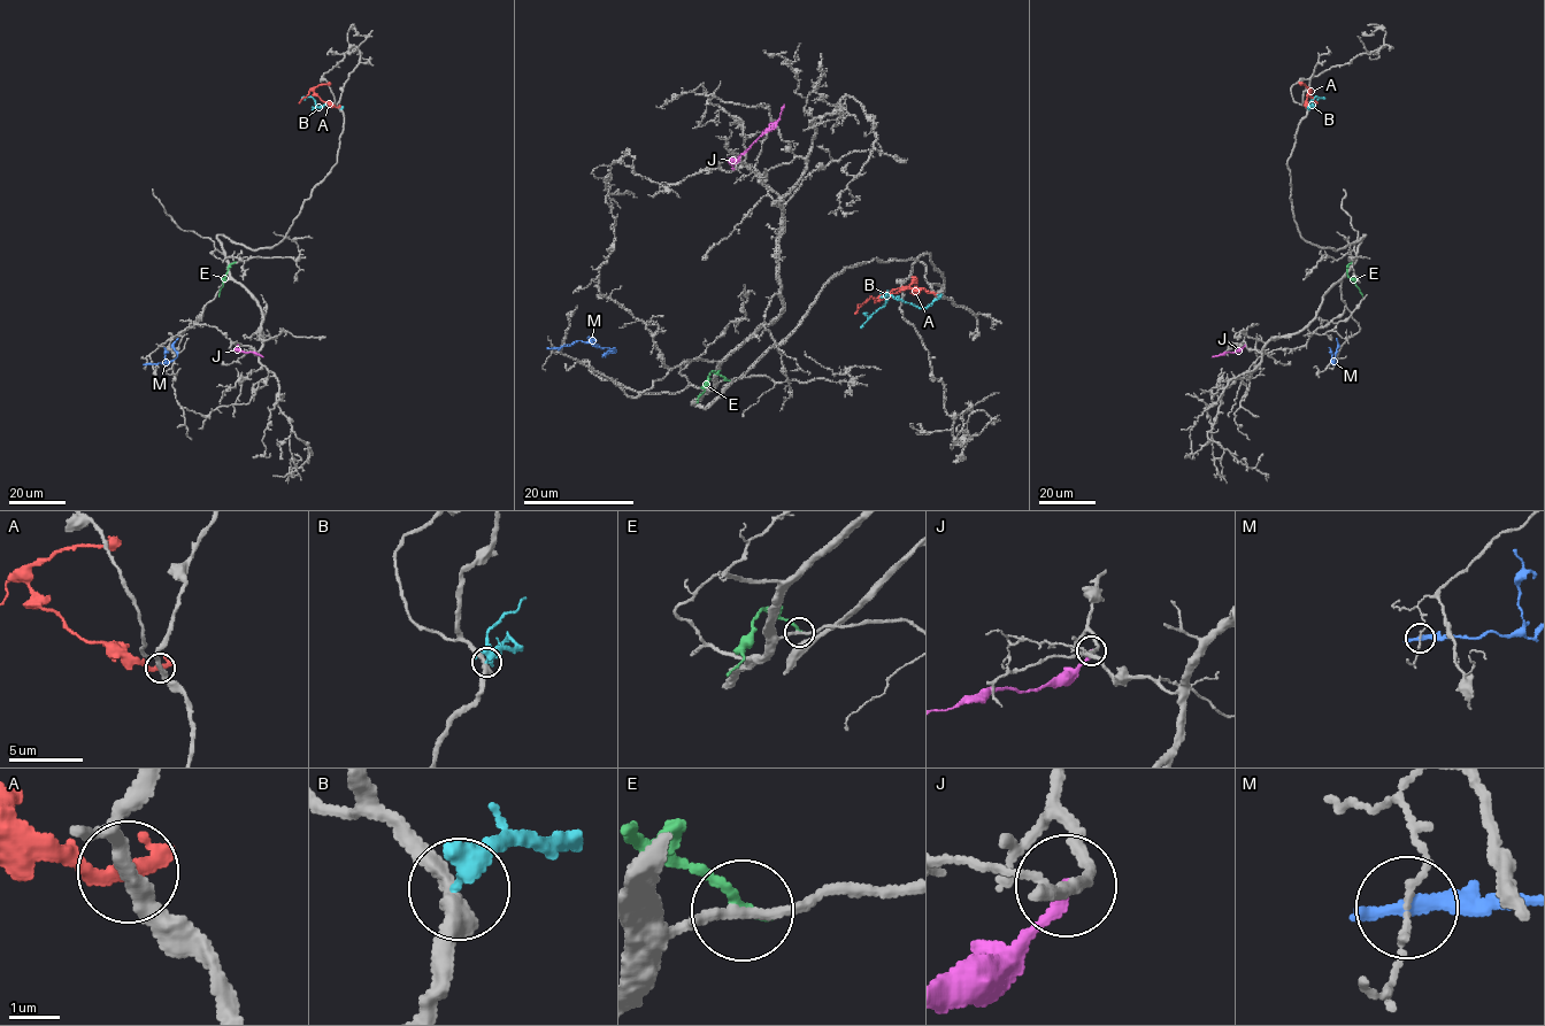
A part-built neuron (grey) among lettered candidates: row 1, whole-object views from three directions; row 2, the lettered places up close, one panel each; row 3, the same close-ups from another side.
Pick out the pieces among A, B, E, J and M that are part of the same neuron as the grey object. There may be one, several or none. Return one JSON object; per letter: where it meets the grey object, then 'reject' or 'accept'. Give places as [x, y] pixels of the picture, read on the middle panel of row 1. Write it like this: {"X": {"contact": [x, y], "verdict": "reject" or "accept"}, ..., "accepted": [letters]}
{"A": {"contact": [932, 292], "verdict": "reject"}, "B": {"contact": [937, 294], "verdict": "reject"}, "E": {"contact": [725, 380], "verdict": "reject"}, "J": {"contact": [732, 169], "verdict": "reject"}, "M": {"contact": [553, 347], "verdict": "reject"}, "accepted": []}

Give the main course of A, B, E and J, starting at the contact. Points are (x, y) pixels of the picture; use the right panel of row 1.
A: (1306, 107), (1309, 91), (1309, 97), (1317, 103)
B: (1308, 108), (1314, 106), (1308, 103), (1315, 97), (1324, 98)
E: (1351, 262), (1347, 275), (1362, 296)
J: (1245, 345), (1234, 352), (1212, 357)

